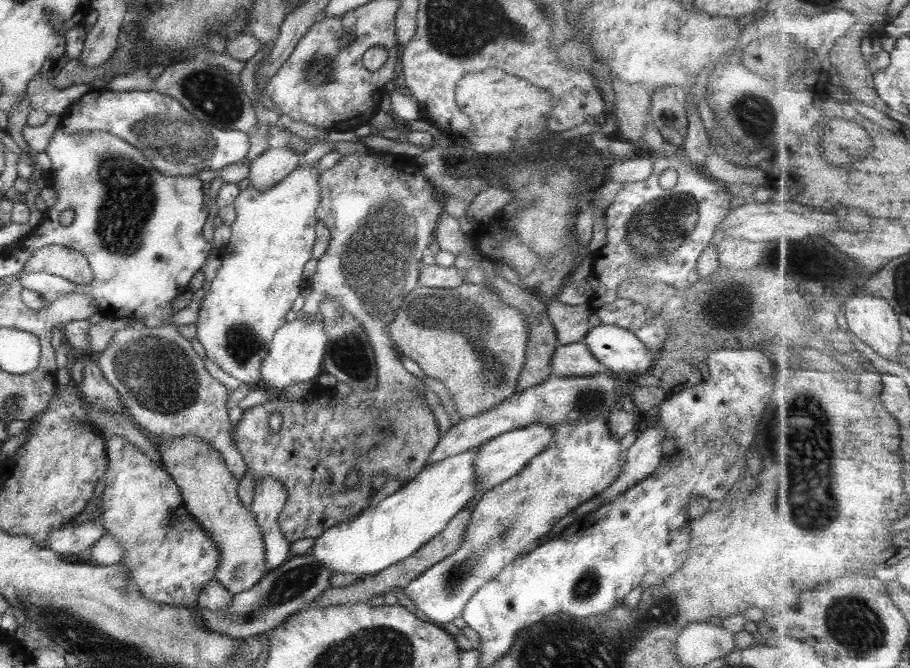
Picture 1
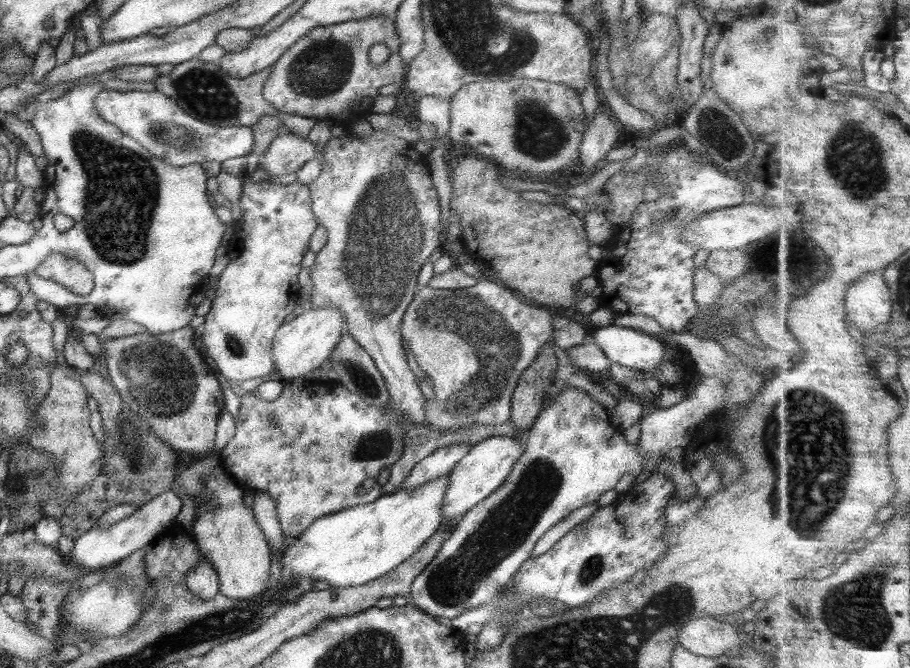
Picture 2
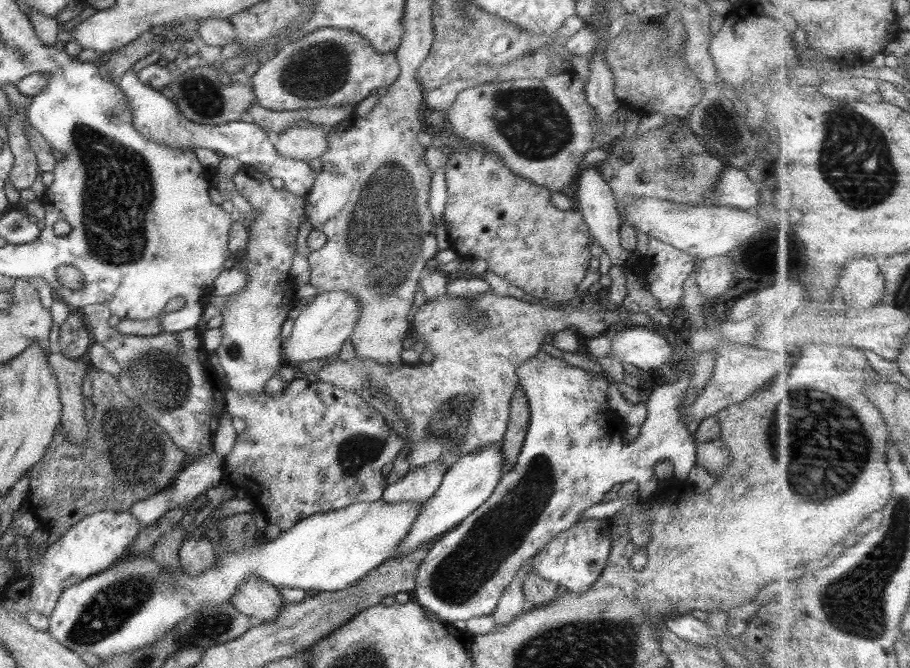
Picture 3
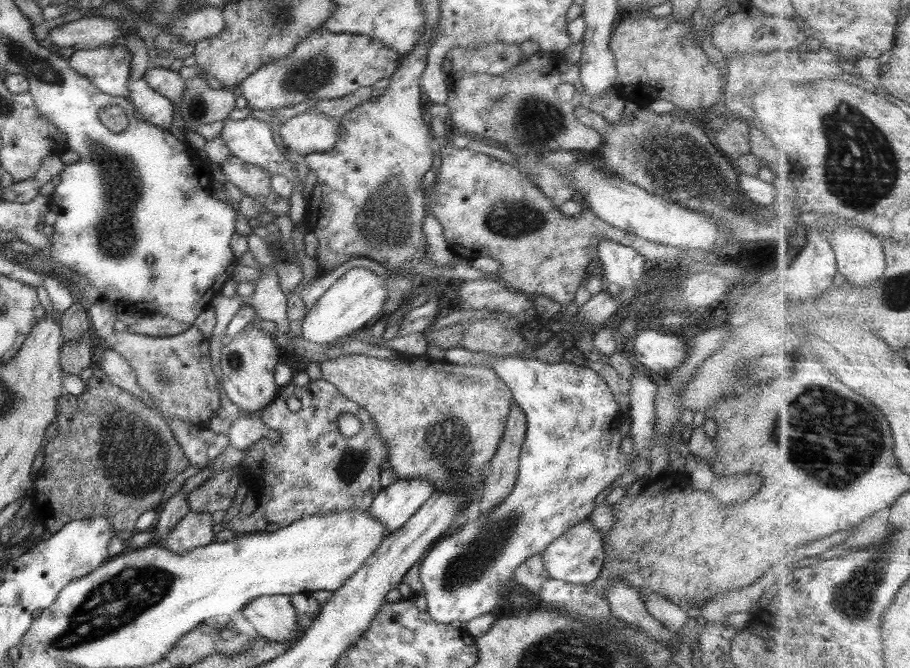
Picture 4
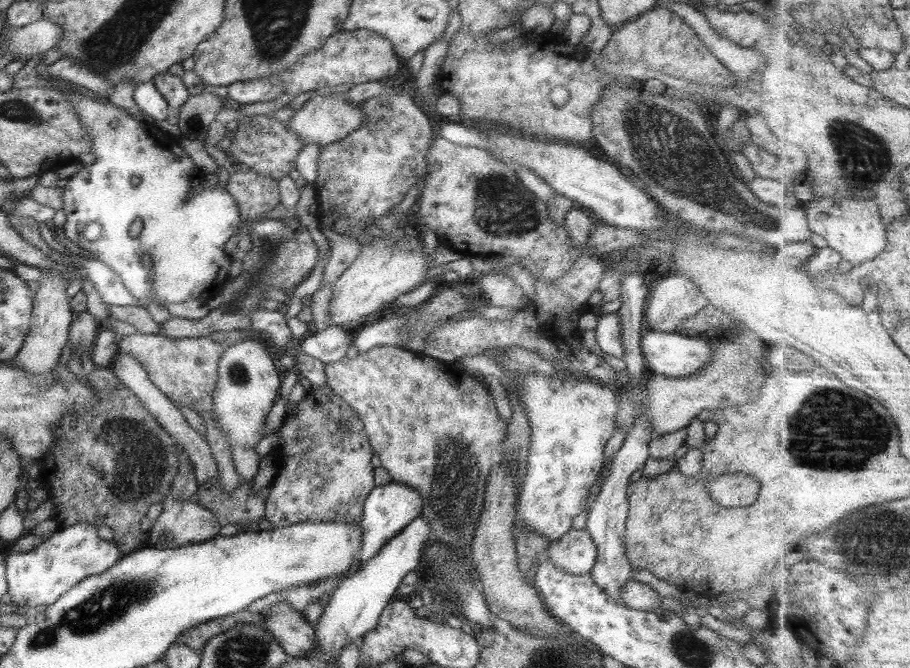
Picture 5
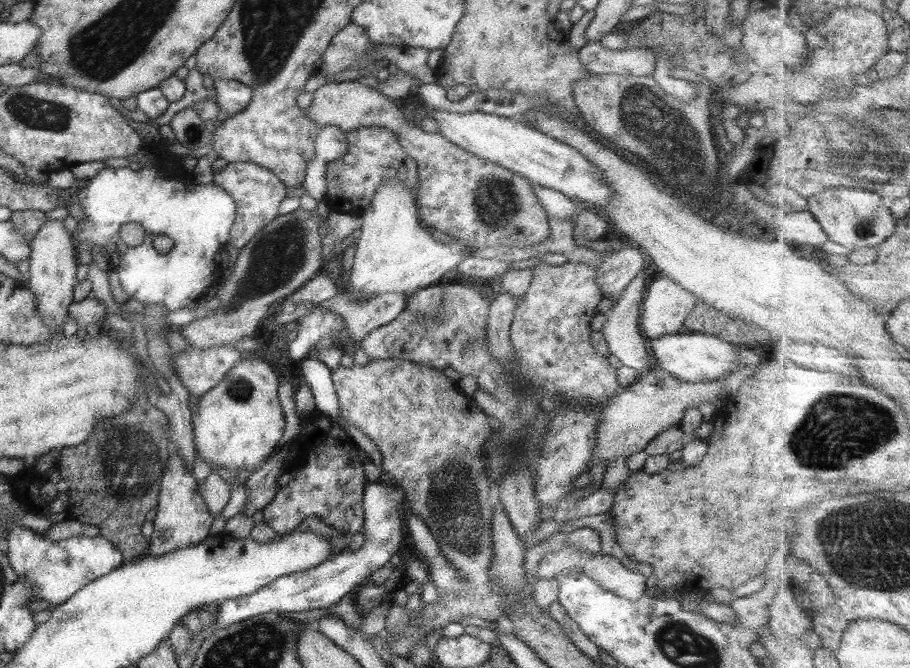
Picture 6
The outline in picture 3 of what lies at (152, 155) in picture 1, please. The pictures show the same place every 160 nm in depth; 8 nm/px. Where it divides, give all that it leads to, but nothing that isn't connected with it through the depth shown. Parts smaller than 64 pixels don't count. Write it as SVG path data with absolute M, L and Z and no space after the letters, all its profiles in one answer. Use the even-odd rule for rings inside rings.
M127 69L115 80L117 86L124 94L128 108L130 109L131 124L133 129L151 142L157 142L161 146L170 147L179 151L192 153L193 148L211 150L220 158L233 158L241 162L243 166L252 166L256 171L265 173L268 178L278 178L282 182L283 189L289 194L304 197L311 189L314 180L314 172L302 161L283 159L277 155L273 147L272 138L253 122L230 121L216 126L203 126L195 122L189 122L183 118L180 110L172 100L166 98L158 90L142 83L136 72Z

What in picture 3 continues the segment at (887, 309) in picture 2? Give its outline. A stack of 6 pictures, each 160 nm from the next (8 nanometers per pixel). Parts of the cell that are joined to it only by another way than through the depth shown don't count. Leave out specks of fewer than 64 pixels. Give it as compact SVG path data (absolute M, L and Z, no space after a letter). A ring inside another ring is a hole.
M853 260L841 273L840 284L845 294L859 308L875 308L886 293L885 276L877 260Z

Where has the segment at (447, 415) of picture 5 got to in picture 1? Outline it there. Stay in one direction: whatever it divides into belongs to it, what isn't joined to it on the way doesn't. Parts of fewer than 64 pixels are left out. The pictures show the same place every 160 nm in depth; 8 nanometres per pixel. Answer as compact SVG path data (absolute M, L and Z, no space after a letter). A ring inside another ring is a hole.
M463 282L461 286L451 287L450 289L432 289L425 288L416 284L401 301L396 308L394 318L391 319L386 326L387 336L393 343L394 349L399 352L401 357L407 356L411 362L415 362L422 370L426 377L433 378L437 382L441 382L445 387L445 391L449 394L450 400L455 404L455 410L460 415L460 419L471 418L477 414L483 414L498 405L505 398L509 398L515 392L517 377L521 370L521 365L525 360L527 327L523 322L523 315L502 302L498 302L498 298L494 298L494 294L490 294L490 290L486 286L477 286Z

